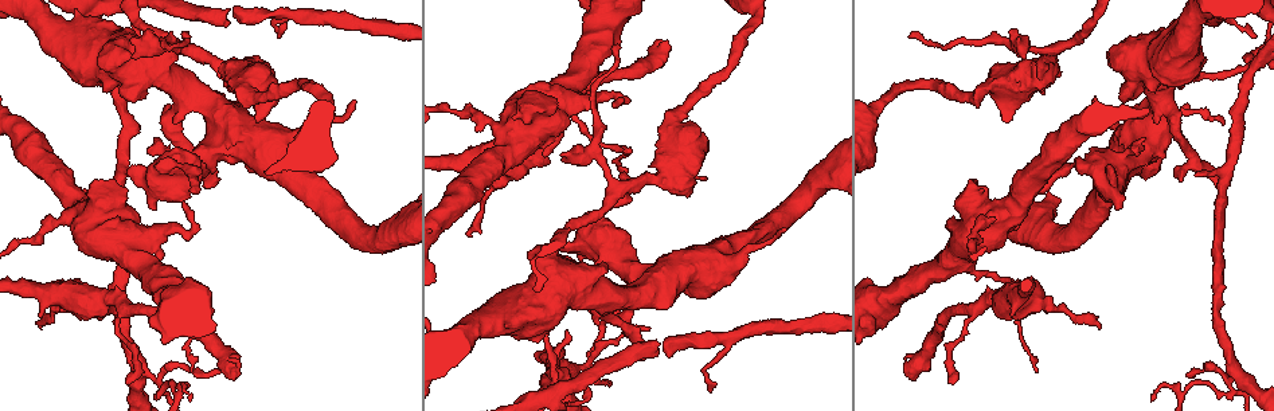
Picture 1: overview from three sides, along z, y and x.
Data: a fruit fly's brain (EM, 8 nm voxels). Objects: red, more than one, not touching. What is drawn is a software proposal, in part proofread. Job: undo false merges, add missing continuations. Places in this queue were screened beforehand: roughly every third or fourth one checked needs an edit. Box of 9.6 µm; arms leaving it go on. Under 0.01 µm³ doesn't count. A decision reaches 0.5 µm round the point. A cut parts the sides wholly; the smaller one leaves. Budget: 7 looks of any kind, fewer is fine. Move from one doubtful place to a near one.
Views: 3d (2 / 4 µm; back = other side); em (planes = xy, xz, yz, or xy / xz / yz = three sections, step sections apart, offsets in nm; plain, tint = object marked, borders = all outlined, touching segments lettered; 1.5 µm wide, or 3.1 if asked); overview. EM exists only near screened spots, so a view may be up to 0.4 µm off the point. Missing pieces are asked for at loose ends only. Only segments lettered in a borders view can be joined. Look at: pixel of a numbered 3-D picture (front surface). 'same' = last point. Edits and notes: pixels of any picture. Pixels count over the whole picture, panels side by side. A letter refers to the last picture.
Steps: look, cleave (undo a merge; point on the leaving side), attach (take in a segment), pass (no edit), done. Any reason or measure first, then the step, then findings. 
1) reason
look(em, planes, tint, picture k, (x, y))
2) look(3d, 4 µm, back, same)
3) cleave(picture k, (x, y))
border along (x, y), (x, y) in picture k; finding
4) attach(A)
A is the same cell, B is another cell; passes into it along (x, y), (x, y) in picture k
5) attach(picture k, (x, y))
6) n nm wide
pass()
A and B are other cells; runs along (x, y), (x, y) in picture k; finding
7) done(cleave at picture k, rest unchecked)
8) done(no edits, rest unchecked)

free end
look(3d, 4 µm, picture 1, (205, 188))

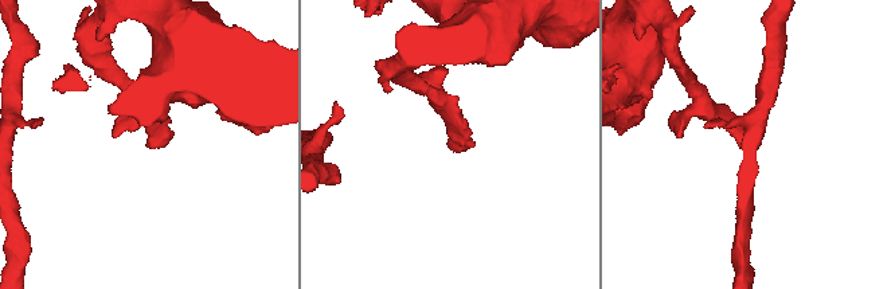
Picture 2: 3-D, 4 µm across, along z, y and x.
look(em, planes, borders, picture 2, (148, 146))

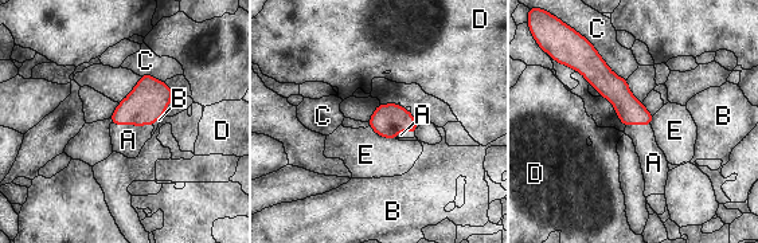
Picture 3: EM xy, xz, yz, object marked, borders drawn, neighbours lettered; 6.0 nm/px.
attach(A)
A is the same cell, B, C, D and E are other cells; the neuron continues

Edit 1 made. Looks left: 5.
thick end
look(3d, 4 µm, picture 1, (1108, 63))

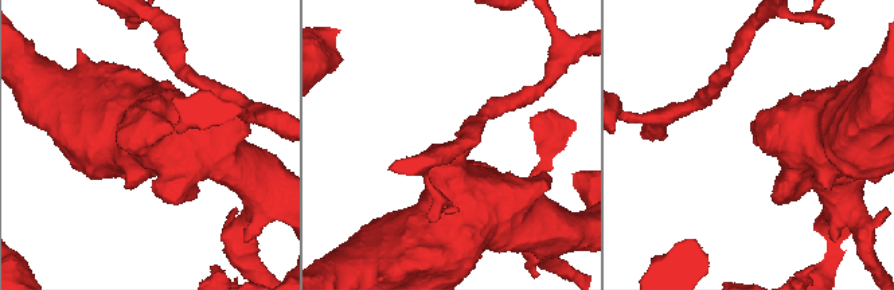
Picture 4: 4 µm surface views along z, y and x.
look(em, yz, step 4, tint, picture 4, (149, 143))

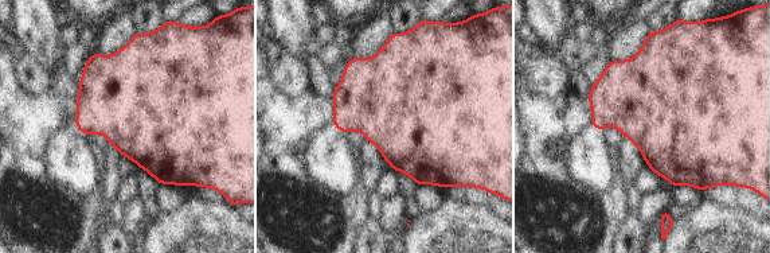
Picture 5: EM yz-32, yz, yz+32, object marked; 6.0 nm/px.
look(em, planes, borders, same)

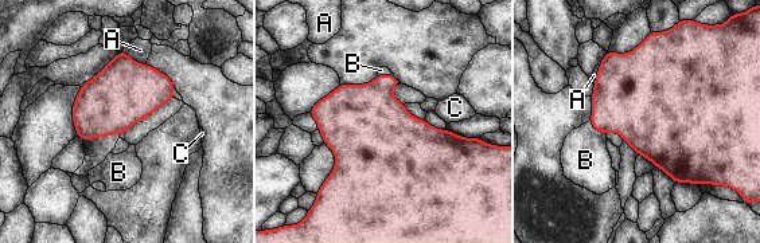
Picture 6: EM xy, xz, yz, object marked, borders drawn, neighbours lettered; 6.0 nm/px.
attach(B)
B is the same cell, A and C are other cells; it goes on there

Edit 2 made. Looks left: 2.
thick turns thin
look(3d, 4 µm, picture 1, (675, 127))

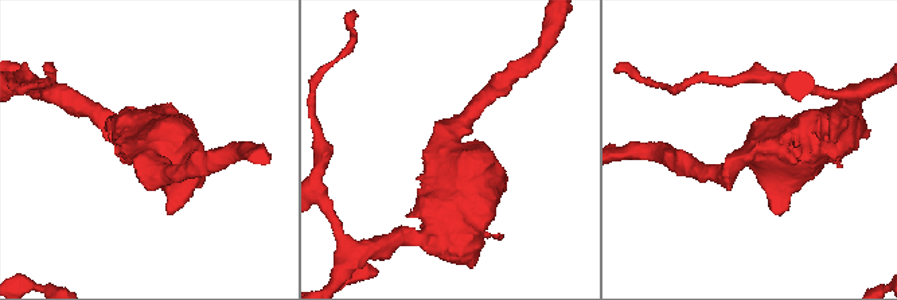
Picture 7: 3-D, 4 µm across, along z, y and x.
look(em, planes, borders, picture 7, (151, 150))

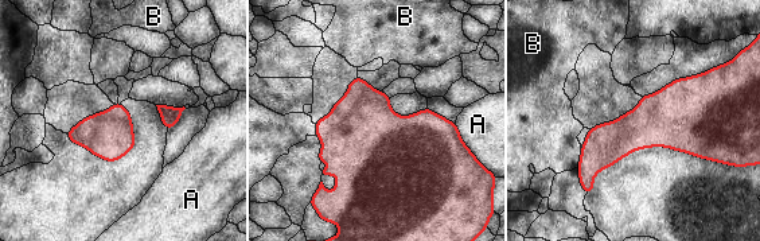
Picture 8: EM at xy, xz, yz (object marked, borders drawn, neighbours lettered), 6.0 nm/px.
pass()
A and B are other cells; one neuron here

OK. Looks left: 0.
done(attach at picture 3, attach at picture 6, rest unchecked)

